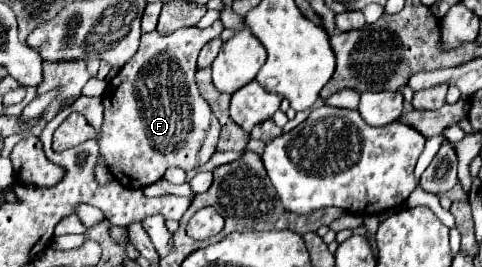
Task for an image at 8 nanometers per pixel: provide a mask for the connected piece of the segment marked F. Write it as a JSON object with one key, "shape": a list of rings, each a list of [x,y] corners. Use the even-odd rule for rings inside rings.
{"shape":[[[216,21],[206,29],[188,27],[172,35],[142,33],[136,55],[108,83],[102,95],[104,125],[98,145],[110,173],[124,187],[142,189],[152,185],[162,179],[168,167],[192,171],[216,151],[220,123],[200,97],[194,73],[200,49],[222,31],[222,21]]]}

